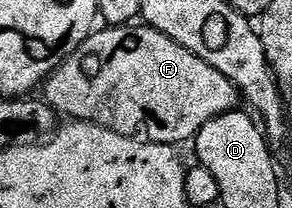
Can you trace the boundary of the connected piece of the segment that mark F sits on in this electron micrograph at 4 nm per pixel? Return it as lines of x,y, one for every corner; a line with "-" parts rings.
143,23
113,25
111,27
100,28
93,31
91,35
81,43
78,47
78,51
74,51
70,54
70,56
49,75
48,80
45,81
42,86
43,100
47,101
48,106
55,109
61,118
71,119
73,121
89,121
98,127
109,129
123,137
141,137
147,139
151,141
153,145
180,147
183,141
191,142
195,139
198,135
198,131
202,131
202,127
206,127
206,123
210,123
210,119
218,119
218,115
233,112
233,110
239,106
236,104
241,104
242,98
236,91
236,85
230,83
230,79
226,79
226,75
222,75
222,71
214,71
214,67
210,67
210,63
202,63
202,59
198,59
198,55
186,51
186,47
182,47
178,43
174,43
174,39
162,35
162,31
152,29

